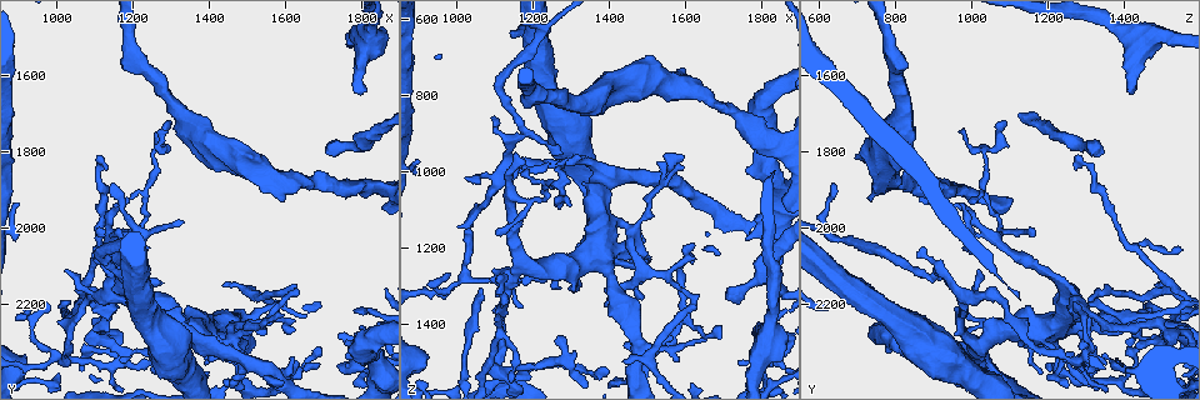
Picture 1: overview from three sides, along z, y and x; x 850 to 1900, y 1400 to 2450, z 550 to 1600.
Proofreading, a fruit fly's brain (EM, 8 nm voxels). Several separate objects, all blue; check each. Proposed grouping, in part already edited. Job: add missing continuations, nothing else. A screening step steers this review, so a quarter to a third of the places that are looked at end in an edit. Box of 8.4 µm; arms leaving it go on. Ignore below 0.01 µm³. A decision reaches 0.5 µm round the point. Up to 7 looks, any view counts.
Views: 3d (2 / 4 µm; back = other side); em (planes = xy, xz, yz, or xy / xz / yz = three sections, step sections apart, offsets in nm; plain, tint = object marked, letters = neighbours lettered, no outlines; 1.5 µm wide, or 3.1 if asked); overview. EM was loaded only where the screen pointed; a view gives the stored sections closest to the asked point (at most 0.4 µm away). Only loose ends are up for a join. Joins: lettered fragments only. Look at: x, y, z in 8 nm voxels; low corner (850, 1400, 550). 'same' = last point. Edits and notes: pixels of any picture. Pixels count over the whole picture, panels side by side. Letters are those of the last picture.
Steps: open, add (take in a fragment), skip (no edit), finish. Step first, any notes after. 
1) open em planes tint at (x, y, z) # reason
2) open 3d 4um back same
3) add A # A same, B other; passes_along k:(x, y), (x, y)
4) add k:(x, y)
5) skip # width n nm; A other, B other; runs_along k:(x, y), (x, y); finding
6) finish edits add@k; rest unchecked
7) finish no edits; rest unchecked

open 3d 4um at (1300, 1725, 1095) # thin end

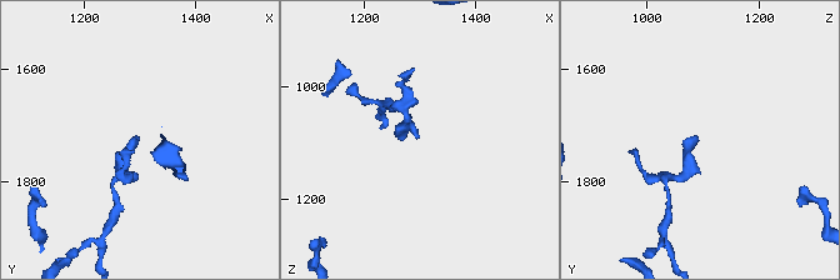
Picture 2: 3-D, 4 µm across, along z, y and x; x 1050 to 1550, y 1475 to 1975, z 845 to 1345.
open em planes letters at (1300, 1720, 1095) # shape alone is not enough

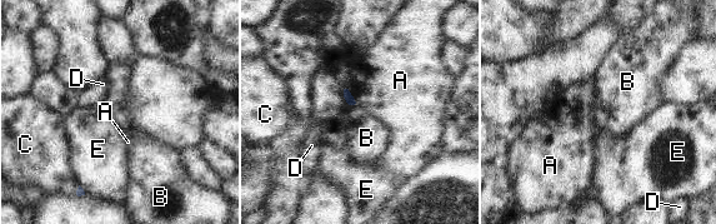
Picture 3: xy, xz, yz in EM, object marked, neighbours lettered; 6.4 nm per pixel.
skip # A other, B other, C other, D other, E other; border 3:(358, 105), (350, 108); none of them fits

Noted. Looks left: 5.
open em planes letters at (1565, 2250, 1435) # free end

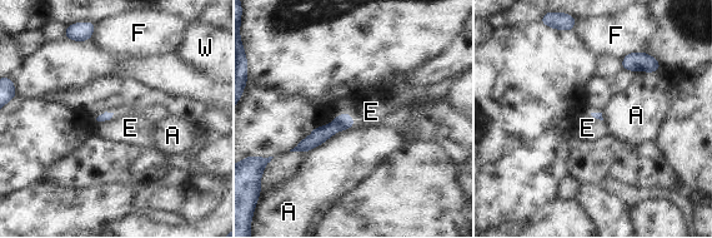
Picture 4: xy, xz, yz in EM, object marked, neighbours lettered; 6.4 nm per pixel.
add E # longest_contact A 380 nm; A other, E same, F other, W other; it goes on there

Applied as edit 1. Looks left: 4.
open em planes letters at (1625, 2335, 1230) # thin end

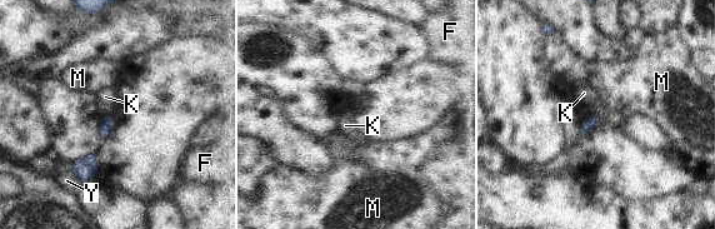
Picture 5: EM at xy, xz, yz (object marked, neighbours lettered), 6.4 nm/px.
skip # width 80 nm; F other, K other, M other, Y other; border 5:(104, 114), (109, 115); no lettered fragment goes on from it

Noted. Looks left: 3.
finish edits add@4; rest unchecked

